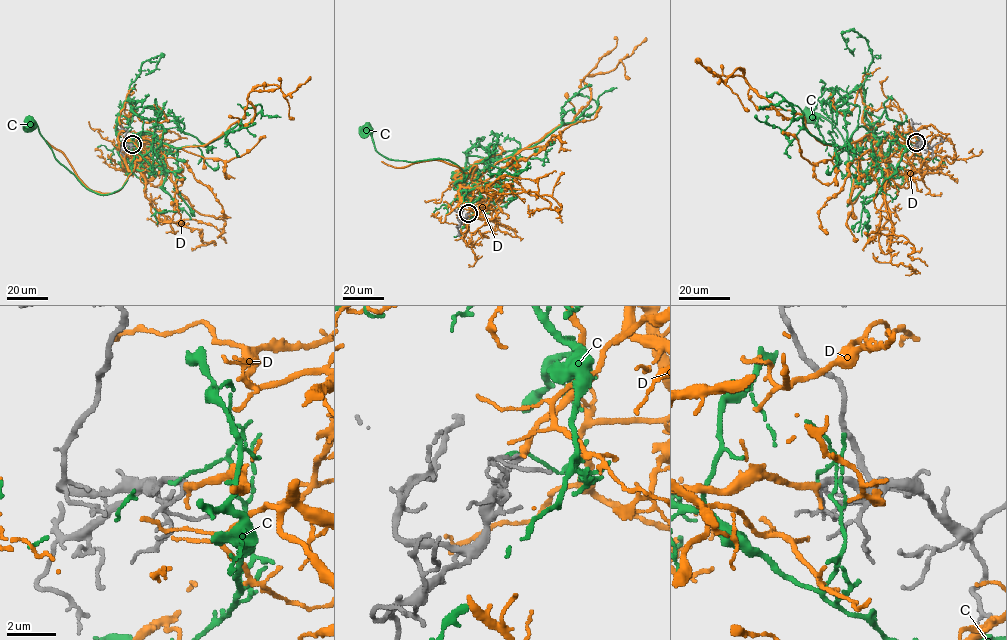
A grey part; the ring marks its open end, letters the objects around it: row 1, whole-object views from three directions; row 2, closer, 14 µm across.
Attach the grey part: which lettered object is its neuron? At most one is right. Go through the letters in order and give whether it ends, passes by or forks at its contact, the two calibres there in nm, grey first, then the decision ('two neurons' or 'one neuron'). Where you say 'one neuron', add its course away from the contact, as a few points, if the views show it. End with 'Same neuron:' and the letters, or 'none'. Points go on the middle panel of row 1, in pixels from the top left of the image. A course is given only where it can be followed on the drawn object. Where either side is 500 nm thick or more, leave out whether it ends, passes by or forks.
C: it ends there; 240 nm thick on the grey side, 150 nm on the other; two neurons
D: it ends there; 220 nm thick on the grey side, 320 nm on the other; one neuron; it runs (468, 213), (460, 180), (472, 167), (472, 179), (572, 121), (590, 99), (584, 78), (613, 70), (646, 37)
Same neuron: D

